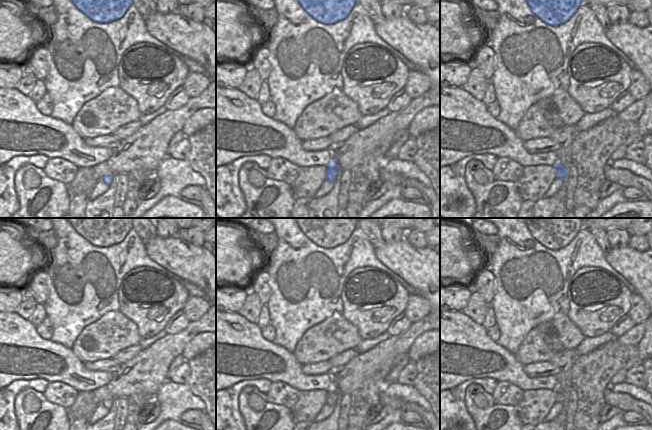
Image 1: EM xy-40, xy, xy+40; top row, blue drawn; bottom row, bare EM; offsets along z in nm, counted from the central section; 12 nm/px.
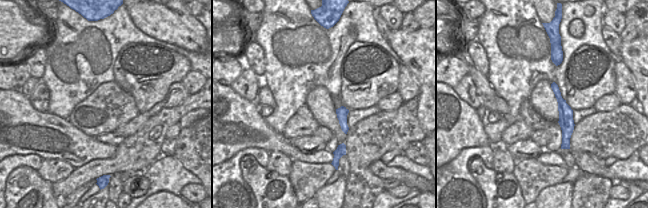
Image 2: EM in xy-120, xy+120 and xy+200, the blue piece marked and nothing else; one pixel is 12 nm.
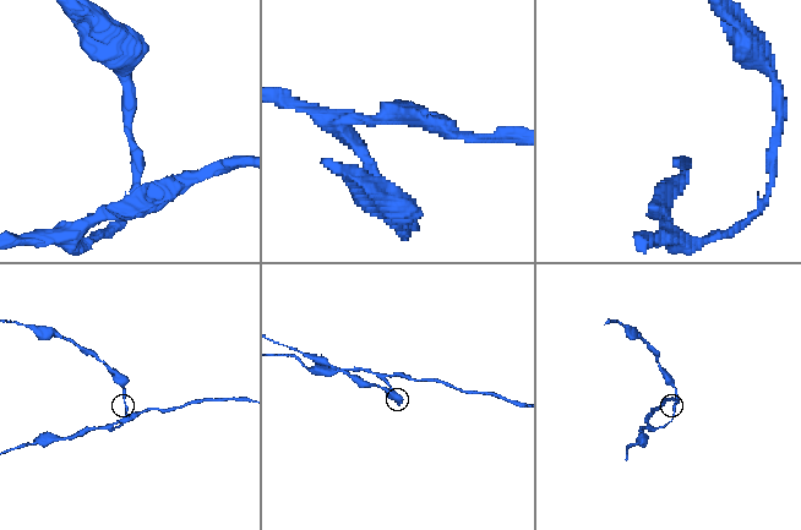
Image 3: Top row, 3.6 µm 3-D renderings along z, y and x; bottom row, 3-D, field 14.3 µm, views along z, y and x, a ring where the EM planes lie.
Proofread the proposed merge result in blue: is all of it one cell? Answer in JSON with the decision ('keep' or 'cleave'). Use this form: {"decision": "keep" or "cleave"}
{"decision": "keep"}

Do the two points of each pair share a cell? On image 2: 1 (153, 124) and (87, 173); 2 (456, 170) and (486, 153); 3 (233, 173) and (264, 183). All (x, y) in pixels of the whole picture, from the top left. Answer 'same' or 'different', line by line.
1: same
2: same
3: different

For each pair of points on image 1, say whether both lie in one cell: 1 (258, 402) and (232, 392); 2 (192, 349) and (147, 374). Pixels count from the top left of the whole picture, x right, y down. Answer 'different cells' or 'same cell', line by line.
1: different cells
2: different cells

